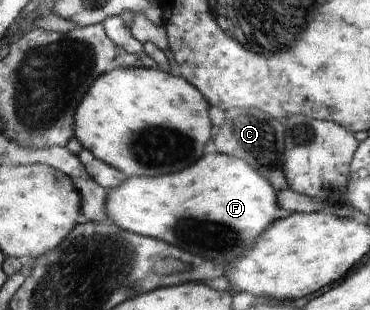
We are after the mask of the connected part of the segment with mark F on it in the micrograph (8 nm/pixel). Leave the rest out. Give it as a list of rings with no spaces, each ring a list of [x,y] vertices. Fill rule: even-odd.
[[[205,155],[201,163],[189,166],[189,171],[179,171],[162,176],[131,176],[118,189],[109,191],[107,212],[108,221],[118,224],[128,232],[155,239],[165,239],[175,247],[181,247],[182,253],[200,255],[213,259],[219,265],[229,265],[235,259],[243,257],[253,245],[255,237],[275,221],[277,191],[255,173],[245,160],[229,155]]]

